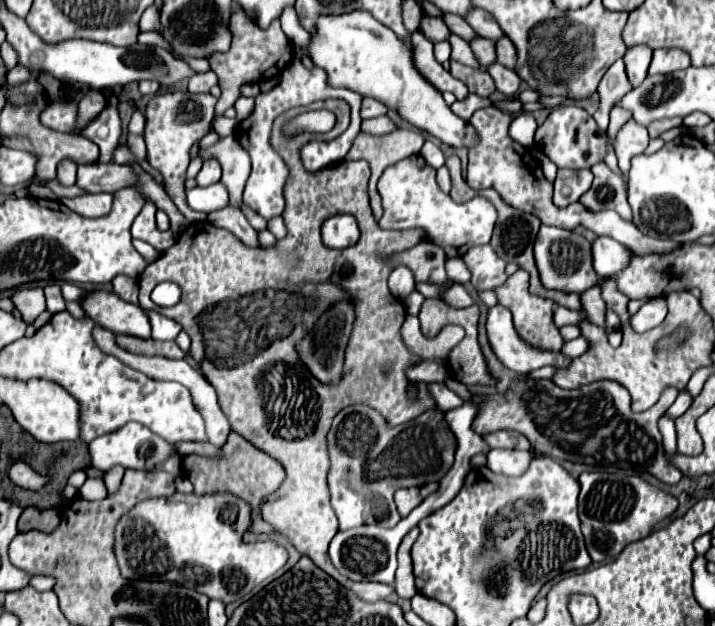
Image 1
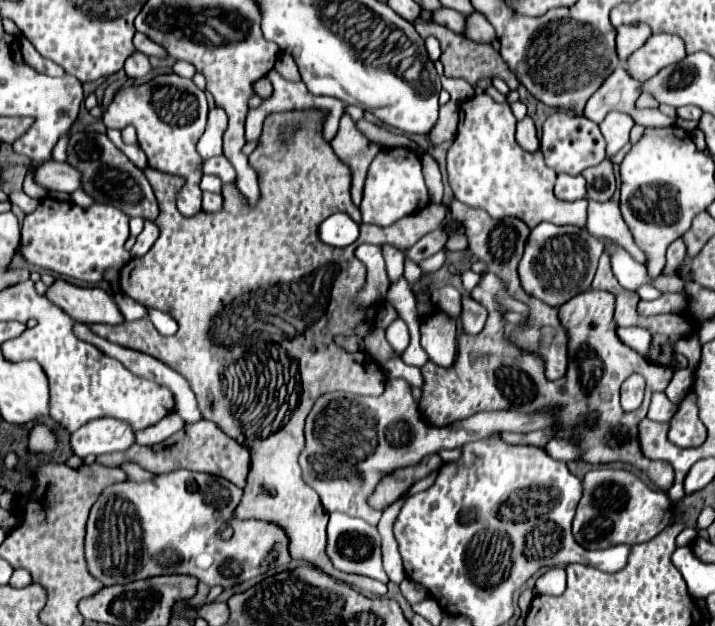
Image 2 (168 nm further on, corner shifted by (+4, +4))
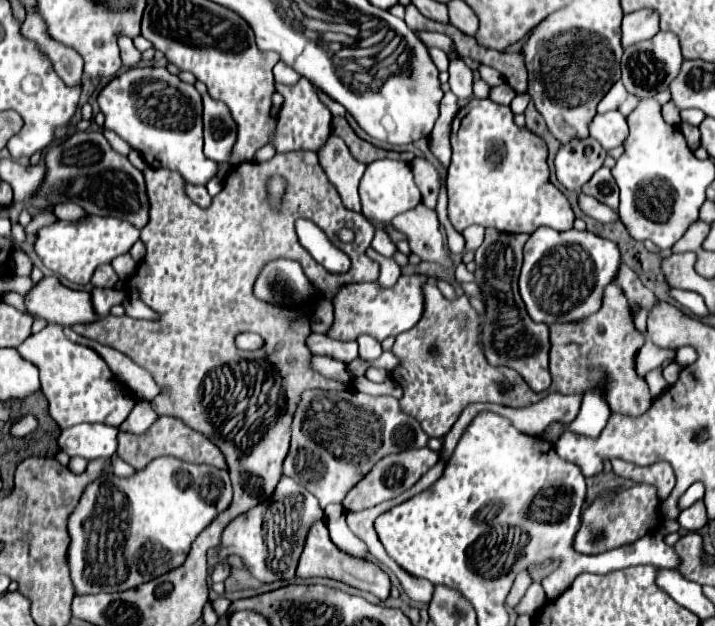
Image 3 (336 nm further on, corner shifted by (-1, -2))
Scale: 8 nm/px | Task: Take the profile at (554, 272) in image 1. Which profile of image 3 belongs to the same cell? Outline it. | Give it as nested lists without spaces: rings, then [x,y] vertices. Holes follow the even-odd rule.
[[[538,229],[530,235],[528,243],[524,245],[524,265],[520,273],[520,295],[526,305],[528,315],[536,323],[576,323],[594,315],[600,309],[600,299],[604,287],[616,279],[616,271],[620,269],[620,251],[618,245],[610,239],[598,237],[590,231],[554,231],[554,229]]]

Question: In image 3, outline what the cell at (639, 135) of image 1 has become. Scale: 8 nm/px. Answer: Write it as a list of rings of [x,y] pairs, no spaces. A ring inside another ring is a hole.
[[[610,111],[610,113],[596,113],[592,125],[588,125],[590,137],[596,139],[604,149],[614,149],[624,143],[628,137],[628,123],[624,115]]]

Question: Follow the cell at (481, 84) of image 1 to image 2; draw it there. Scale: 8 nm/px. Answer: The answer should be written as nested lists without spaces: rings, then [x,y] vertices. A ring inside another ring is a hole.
[[[421,21],[421,23],[415,25],[415,29],[417,29],[419,35],[425,35],[425,37],[437,33],[437,39],[441,41],[441,51],[443,51],[443,53],[441,53],[441,63],[443,63],[443,67],[445,67],[445,77],[461,77],[461,79],[469,81],[471,85],[475,85],[481,78],[498,76],[507,83],[508,87],[517,89],[519,81],[517,81],[516,76],[510,71],[507,64],[501,61],[500,53],[494,50],[491,44],[476,43],[475,41],[471,41],[471,39],[467,39],[467,37],[459,37],[459,35],[447,31],[445,27],[437,25],[435,21],[429,21],[429,23],[423,23],[423,21]],[[493,58],[499,58],[499,60]],[[473,59],[479,60],[473,61]]]

